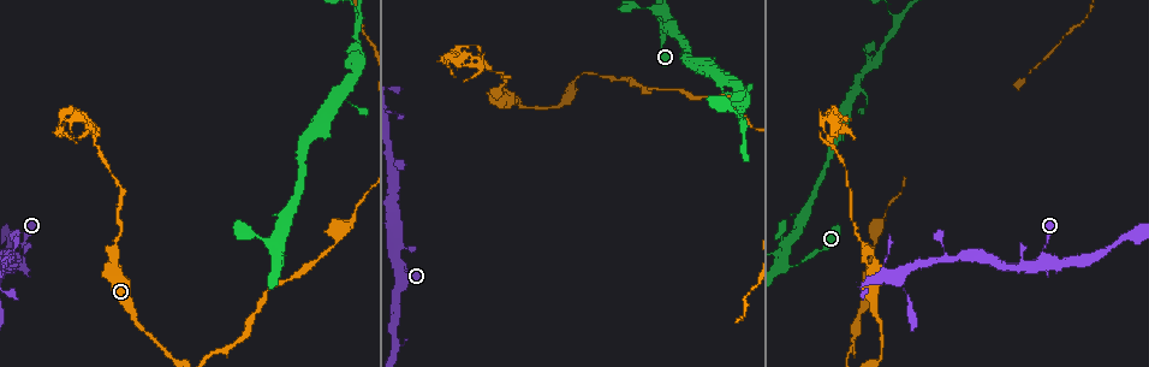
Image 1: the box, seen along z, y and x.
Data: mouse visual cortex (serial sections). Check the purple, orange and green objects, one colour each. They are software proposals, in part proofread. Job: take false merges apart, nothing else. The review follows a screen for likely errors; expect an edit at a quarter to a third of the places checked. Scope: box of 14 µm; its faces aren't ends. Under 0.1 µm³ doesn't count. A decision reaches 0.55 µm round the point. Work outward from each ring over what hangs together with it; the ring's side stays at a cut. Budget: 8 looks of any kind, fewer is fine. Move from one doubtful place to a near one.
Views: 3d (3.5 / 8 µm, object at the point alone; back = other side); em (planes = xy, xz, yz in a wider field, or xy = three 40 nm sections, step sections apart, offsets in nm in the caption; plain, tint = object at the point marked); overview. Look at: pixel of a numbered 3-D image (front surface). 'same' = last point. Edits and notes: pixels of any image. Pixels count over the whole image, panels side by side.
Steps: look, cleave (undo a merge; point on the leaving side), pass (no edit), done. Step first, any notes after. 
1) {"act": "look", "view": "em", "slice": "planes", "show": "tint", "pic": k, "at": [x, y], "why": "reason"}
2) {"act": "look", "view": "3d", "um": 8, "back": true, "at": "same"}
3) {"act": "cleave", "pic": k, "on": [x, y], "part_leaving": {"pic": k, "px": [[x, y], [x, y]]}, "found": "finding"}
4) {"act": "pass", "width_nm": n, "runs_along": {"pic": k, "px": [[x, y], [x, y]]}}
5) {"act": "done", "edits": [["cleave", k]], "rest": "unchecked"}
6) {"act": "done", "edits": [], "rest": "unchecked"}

{"act": "look", "view": "3d", "um": 8, "pic": 1, "at": [783, 252], "why": "thin arm on a thick one"}

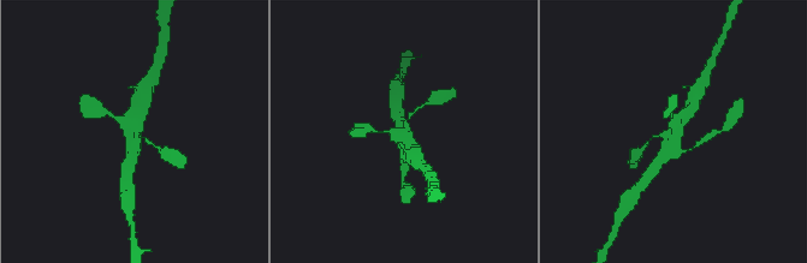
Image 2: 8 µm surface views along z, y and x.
{"act": "look", "view": "em", "slice": "xy", "step": 1, "show": "tint", "pic": 2, "at": [132, 133]}

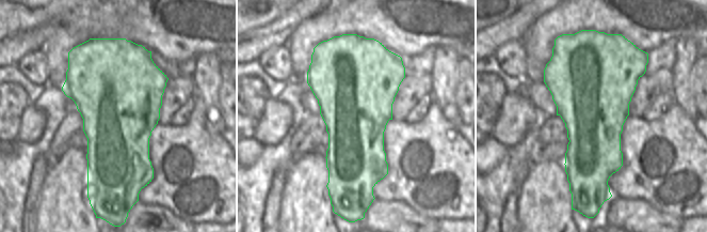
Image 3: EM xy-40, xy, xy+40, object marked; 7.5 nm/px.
{"act": "pass", "runs_along": {"pic": 2, "px": [[132, 148], [132, 121], [138, 106]]}, "found": "continuous, no second cell"}

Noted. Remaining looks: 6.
{"act": "look", "view": "3d", "um": 3.5, "back": true, "pic": 1, "at": [82, 119]}

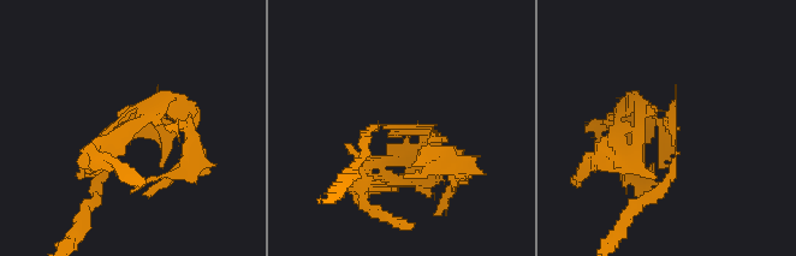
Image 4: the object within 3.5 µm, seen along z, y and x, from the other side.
{"act": "cleave", "pic": 4, "on": [180, 119], "part_leaving": {"pic": 4, "px": [[138, 112], [101, 138], [105, 160]]}, "found": "a second cell is stuck on"}

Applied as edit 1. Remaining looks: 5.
{"act": "look", "view": "3d", "um": 3.5, "pic": 1, "at": [741, 121], "why": "two arms in line, one across"}

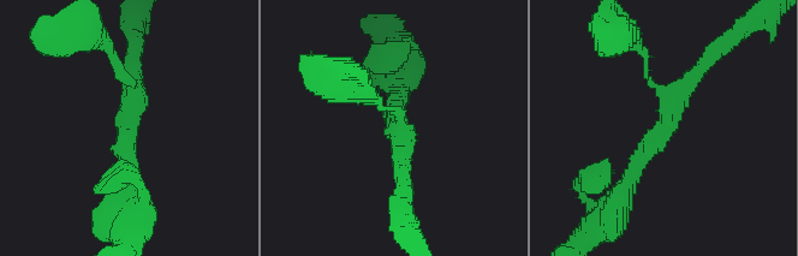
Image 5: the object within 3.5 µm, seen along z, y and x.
{"act": "look", "view": "em", "slice": "xy", "step": 5, "show": "tint", "pic": 5, "at": [666, 102], "arms": 3, "arm_widths_nm": [100, 250, 250]}

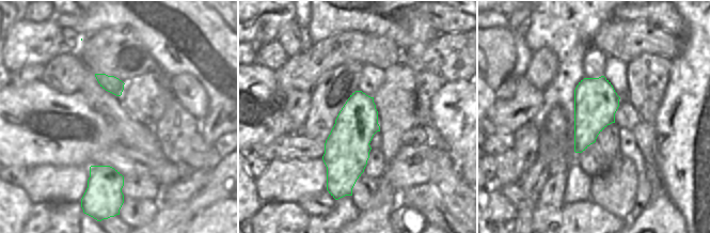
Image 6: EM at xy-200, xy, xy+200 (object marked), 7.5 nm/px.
{"act": "pass", "runs_along": {"pic": 5, "px": [[130, 174], [130, 85], [101, 41]]}, "found": "all the same cell"}

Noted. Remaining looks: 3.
{"act": "done", "edits": [["cleave", 4]], "rest": "unchecked"}

